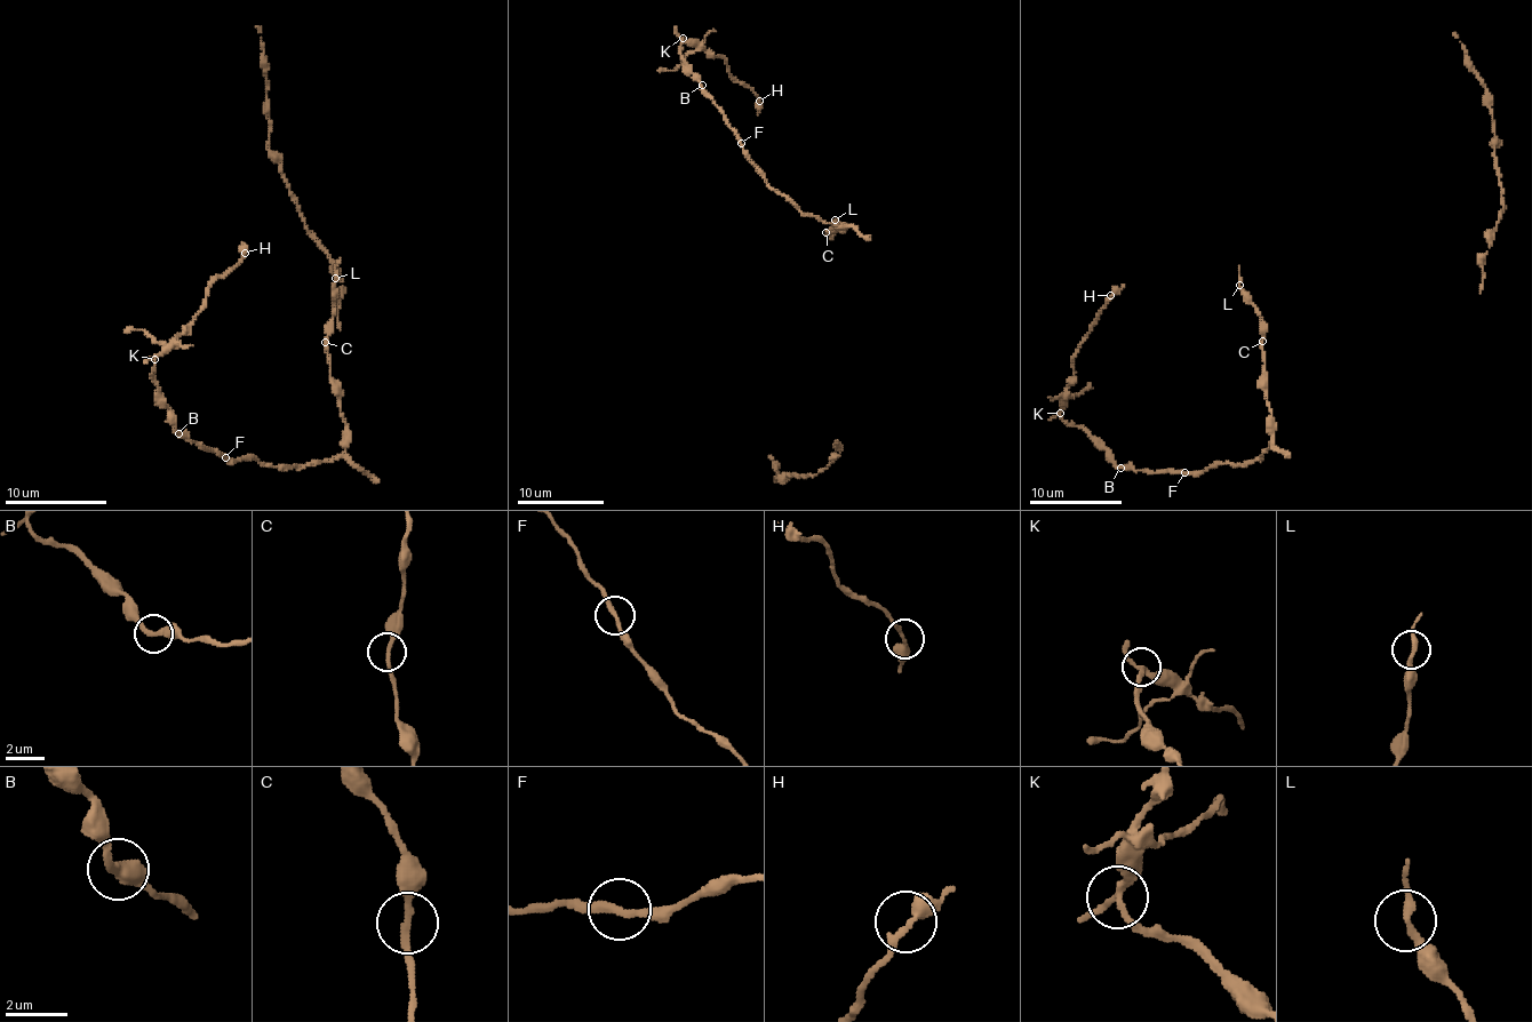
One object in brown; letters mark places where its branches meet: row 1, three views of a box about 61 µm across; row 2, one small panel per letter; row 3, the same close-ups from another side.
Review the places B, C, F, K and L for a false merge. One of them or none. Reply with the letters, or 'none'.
K

